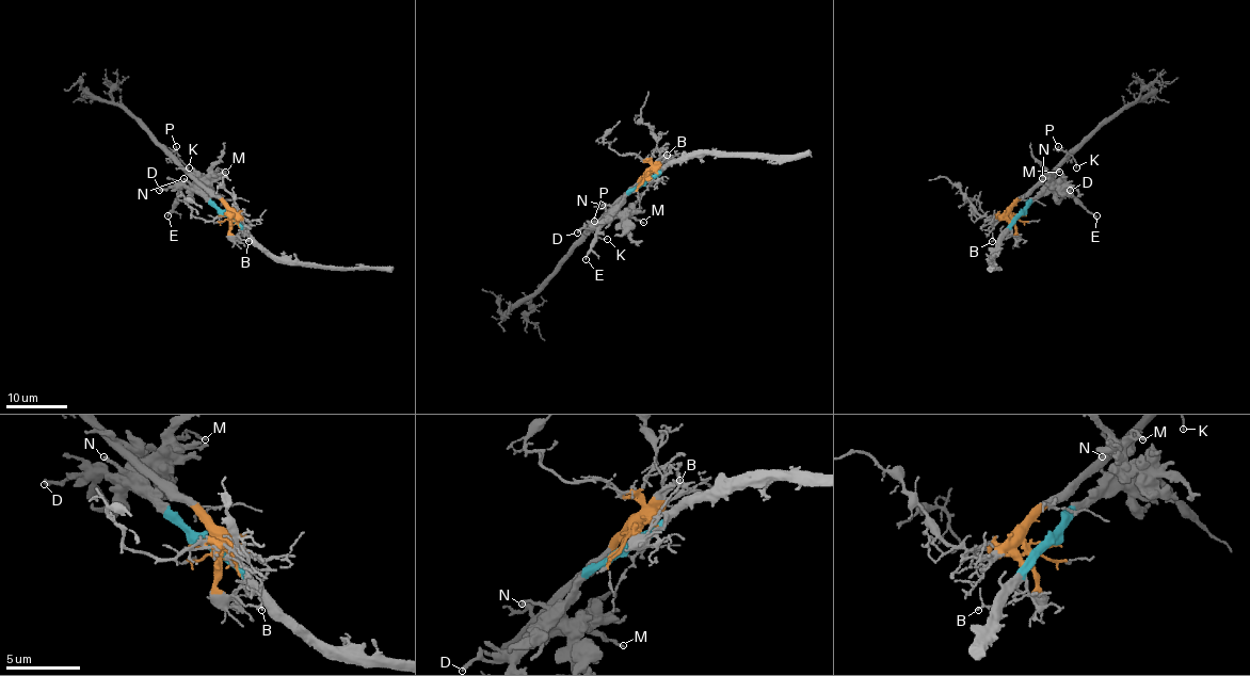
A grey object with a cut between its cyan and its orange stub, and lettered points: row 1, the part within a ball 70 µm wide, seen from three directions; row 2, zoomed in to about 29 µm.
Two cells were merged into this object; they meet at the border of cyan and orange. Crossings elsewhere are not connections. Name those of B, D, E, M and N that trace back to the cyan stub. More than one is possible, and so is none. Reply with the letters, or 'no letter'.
D, E, M, N

